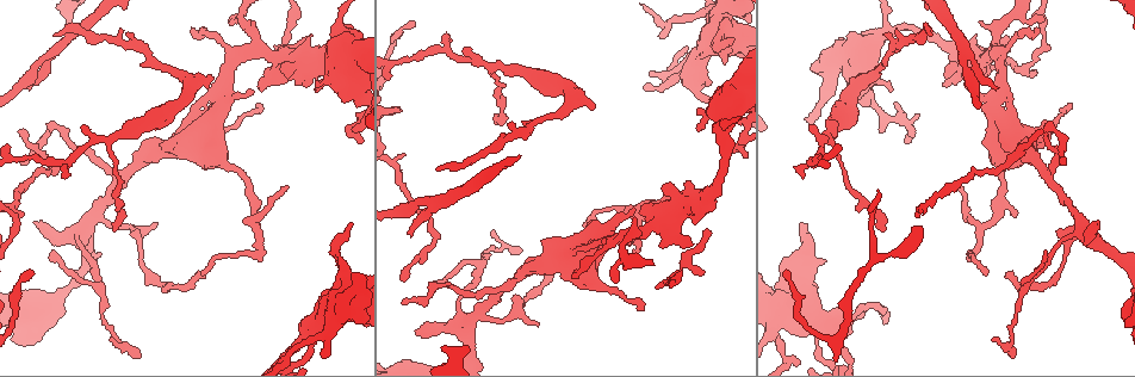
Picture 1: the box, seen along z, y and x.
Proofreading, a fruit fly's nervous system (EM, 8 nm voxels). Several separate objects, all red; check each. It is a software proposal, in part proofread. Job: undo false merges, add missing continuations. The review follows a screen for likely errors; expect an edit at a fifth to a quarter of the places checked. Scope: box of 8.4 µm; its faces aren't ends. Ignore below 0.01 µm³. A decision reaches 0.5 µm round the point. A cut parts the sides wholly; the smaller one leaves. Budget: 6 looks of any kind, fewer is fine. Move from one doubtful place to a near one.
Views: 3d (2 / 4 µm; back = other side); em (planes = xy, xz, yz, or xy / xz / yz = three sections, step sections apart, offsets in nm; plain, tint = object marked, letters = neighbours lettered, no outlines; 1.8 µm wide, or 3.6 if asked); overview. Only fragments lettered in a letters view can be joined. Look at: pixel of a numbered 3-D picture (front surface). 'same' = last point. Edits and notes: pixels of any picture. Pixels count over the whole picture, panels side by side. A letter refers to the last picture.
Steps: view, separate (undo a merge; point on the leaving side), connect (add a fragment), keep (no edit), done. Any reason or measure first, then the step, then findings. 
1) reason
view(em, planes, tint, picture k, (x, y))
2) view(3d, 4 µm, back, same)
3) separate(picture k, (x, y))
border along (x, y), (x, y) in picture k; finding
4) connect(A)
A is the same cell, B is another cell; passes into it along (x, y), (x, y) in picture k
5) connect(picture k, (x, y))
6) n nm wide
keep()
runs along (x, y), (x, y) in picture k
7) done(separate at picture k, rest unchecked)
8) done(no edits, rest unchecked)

free end
view(3d, 2 µm, back, picture 1, (932, 35))

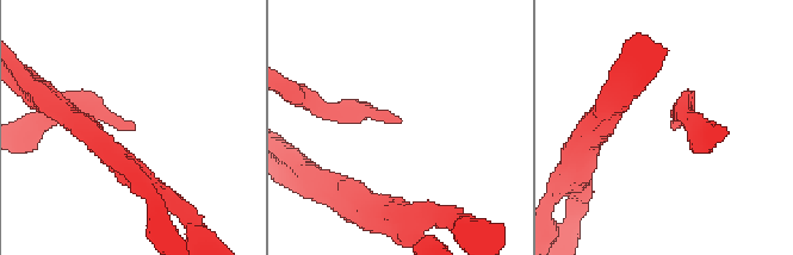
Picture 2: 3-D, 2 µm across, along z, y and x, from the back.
view(em, planes, tint, picture 2, (399, 119))

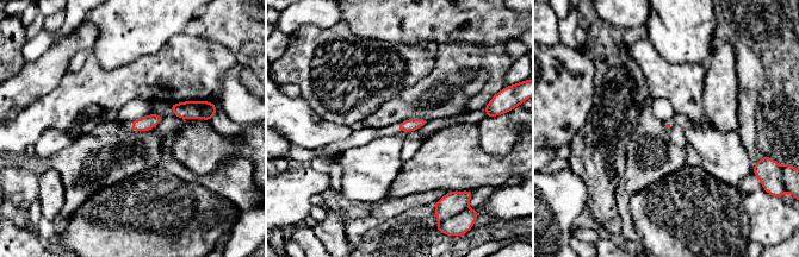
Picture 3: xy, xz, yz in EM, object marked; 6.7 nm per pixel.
view(em, planes, letters, same)

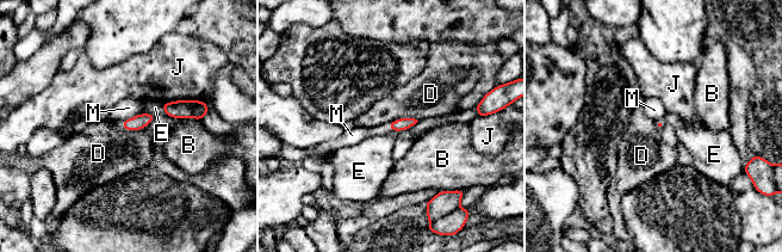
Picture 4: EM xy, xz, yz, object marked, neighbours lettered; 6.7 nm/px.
keep()
B, D, E, J and M are other cells; border along (419, 121), (396, 118), (390, 123) in picture 4; no lettered fragment goes on from it

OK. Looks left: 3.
thin end
view(3d, 4 µm, picture 1, (408, 234))

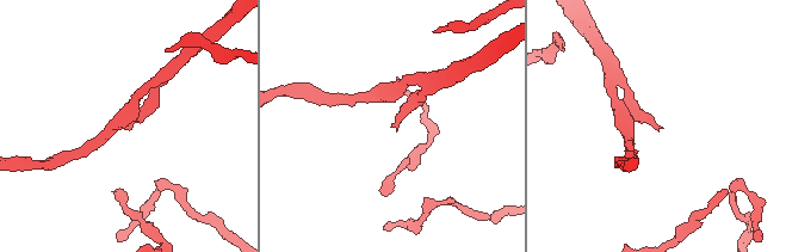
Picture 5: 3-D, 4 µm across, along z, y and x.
view(em, yz, step 8, letters, picture 5, (657, 130))

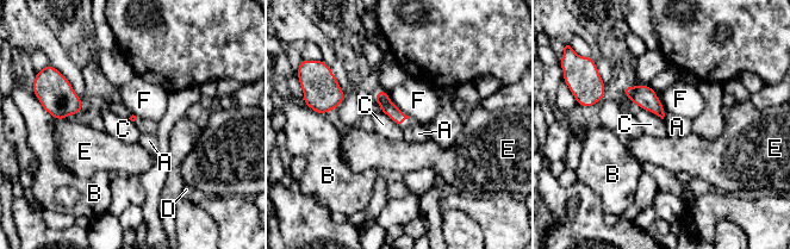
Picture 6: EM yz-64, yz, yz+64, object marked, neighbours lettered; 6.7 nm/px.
connect(D)
D is the same cell, A, B, C, E and F are other cells; passes into it along (381, 98), (404, 119), (408, 123) in picture 6; it goes on there

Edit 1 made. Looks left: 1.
thick turns thin
view(em, 3.6 µm, planes, letters, picture 1, (341, 306))

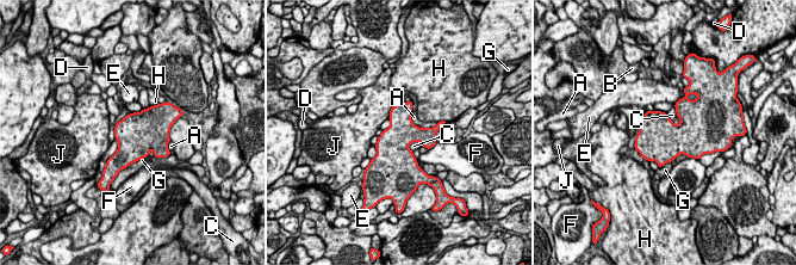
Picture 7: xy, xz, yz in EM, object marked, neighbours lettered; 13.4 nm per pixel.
440 nm wide; A touches over 420 nm
keep()
A, B, C, D, E, F, G, H and J are other cells; one cell here

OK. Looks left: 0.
done(connect at picture 6, rest unchecked)

